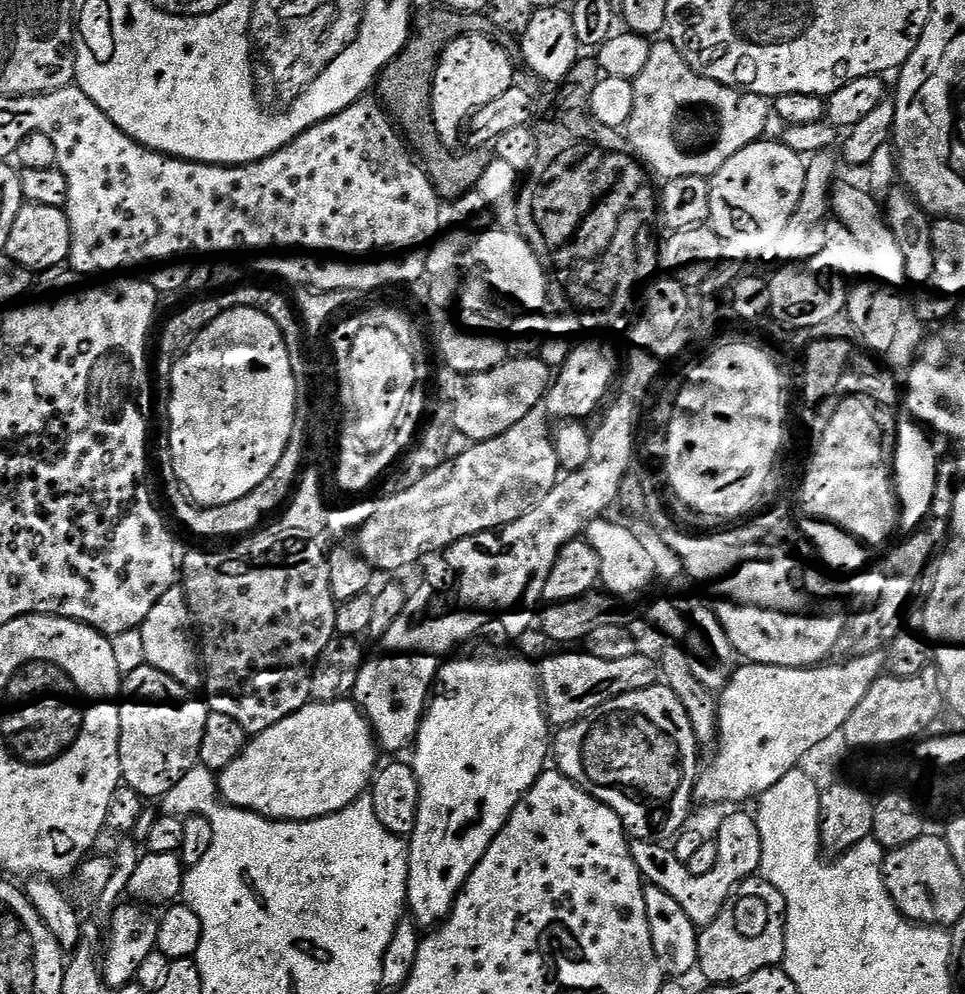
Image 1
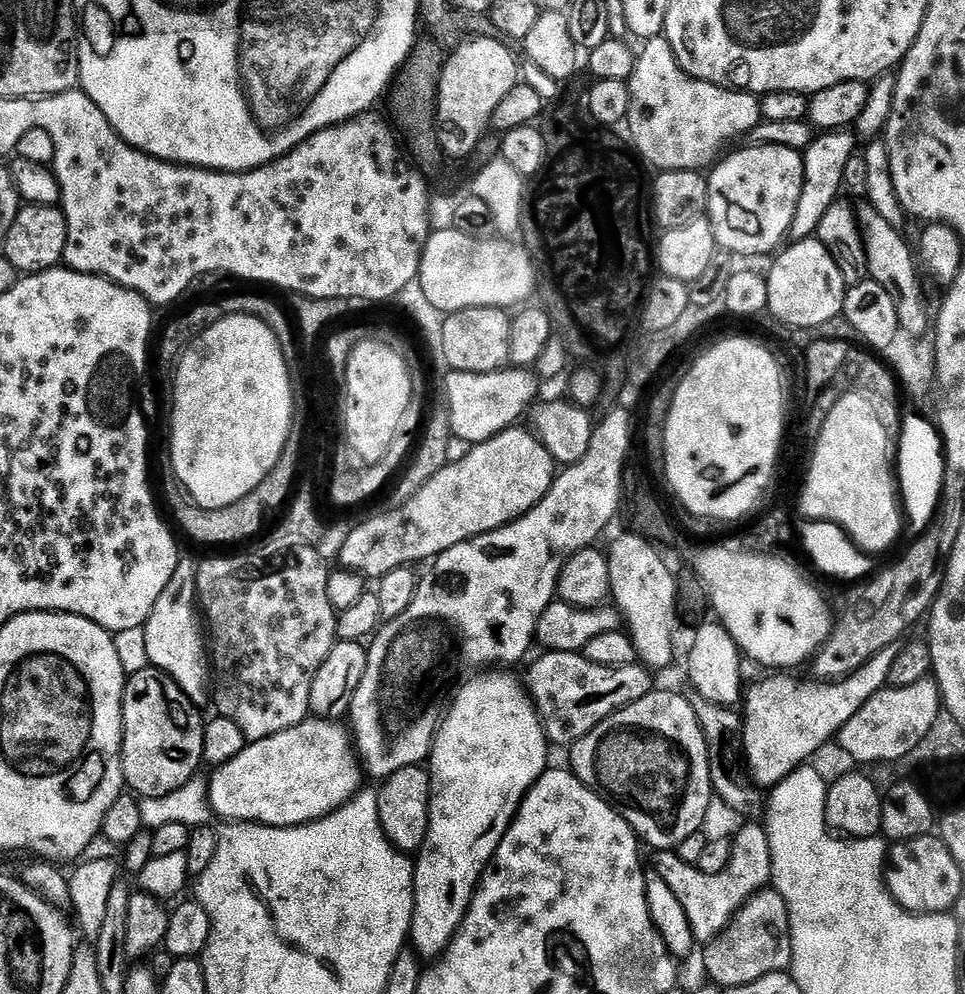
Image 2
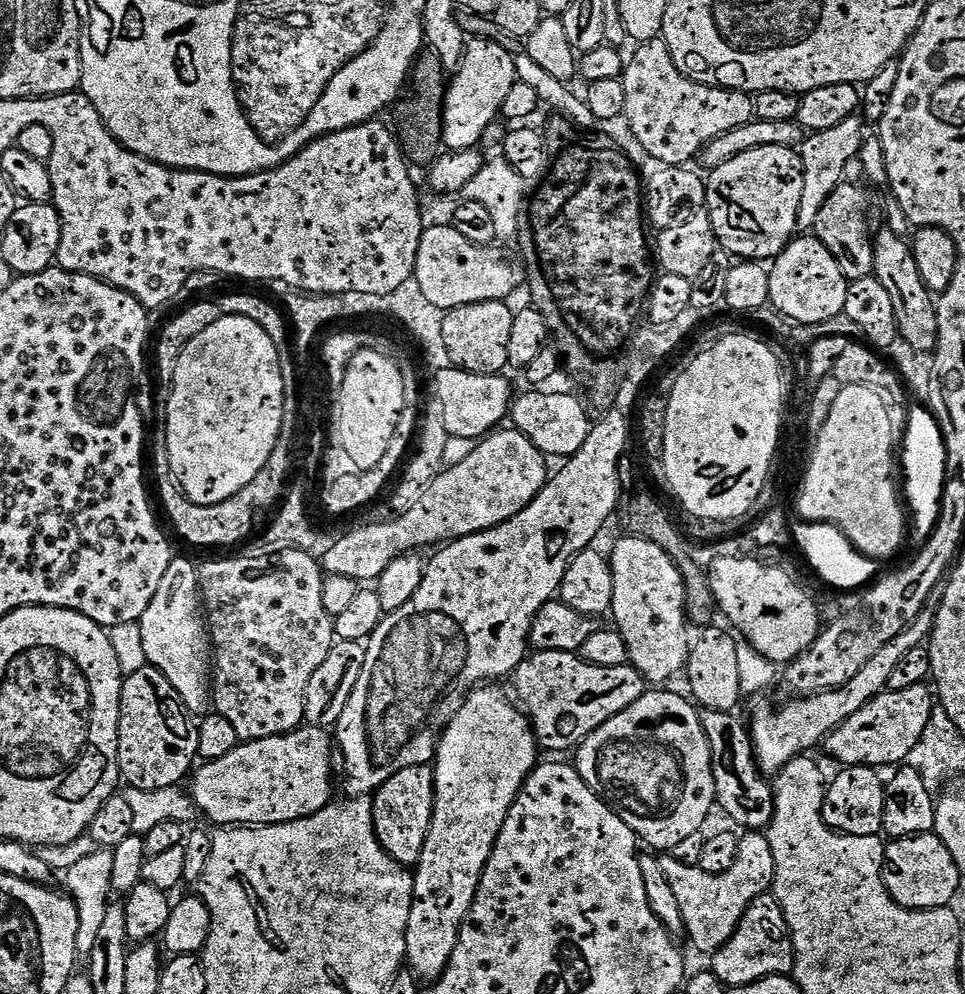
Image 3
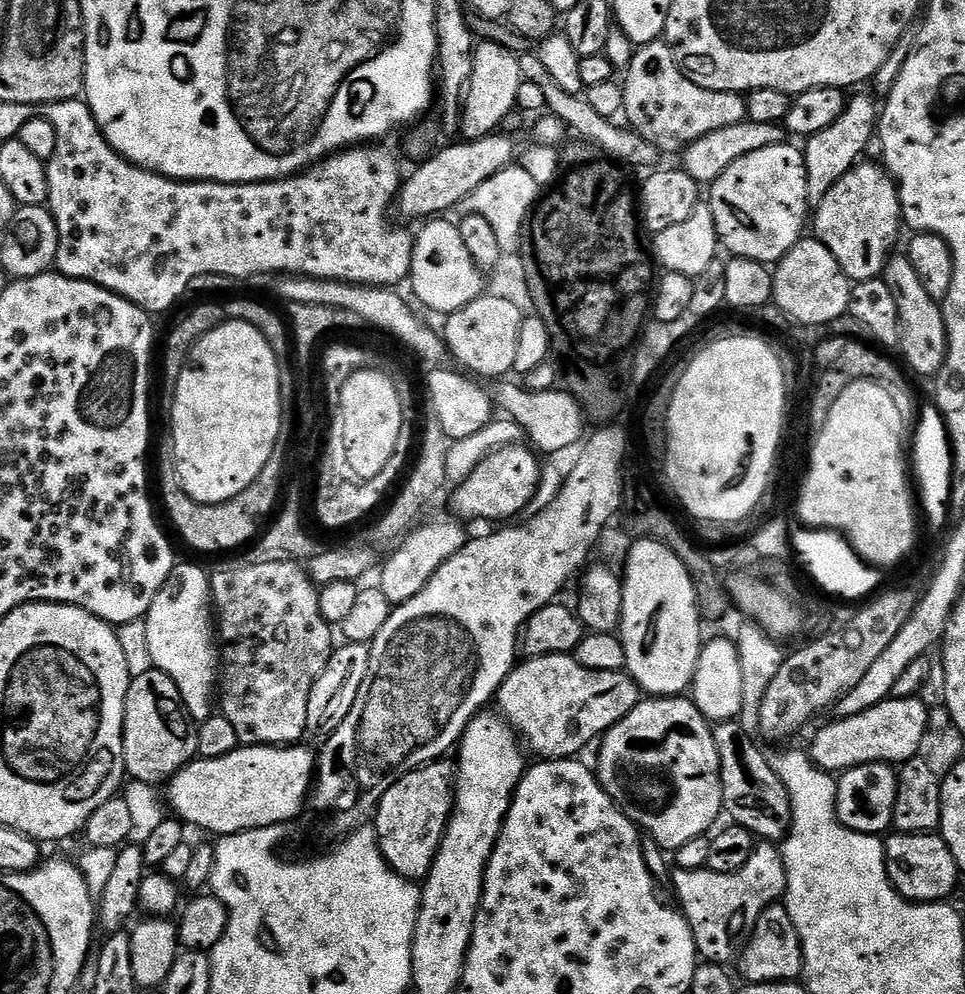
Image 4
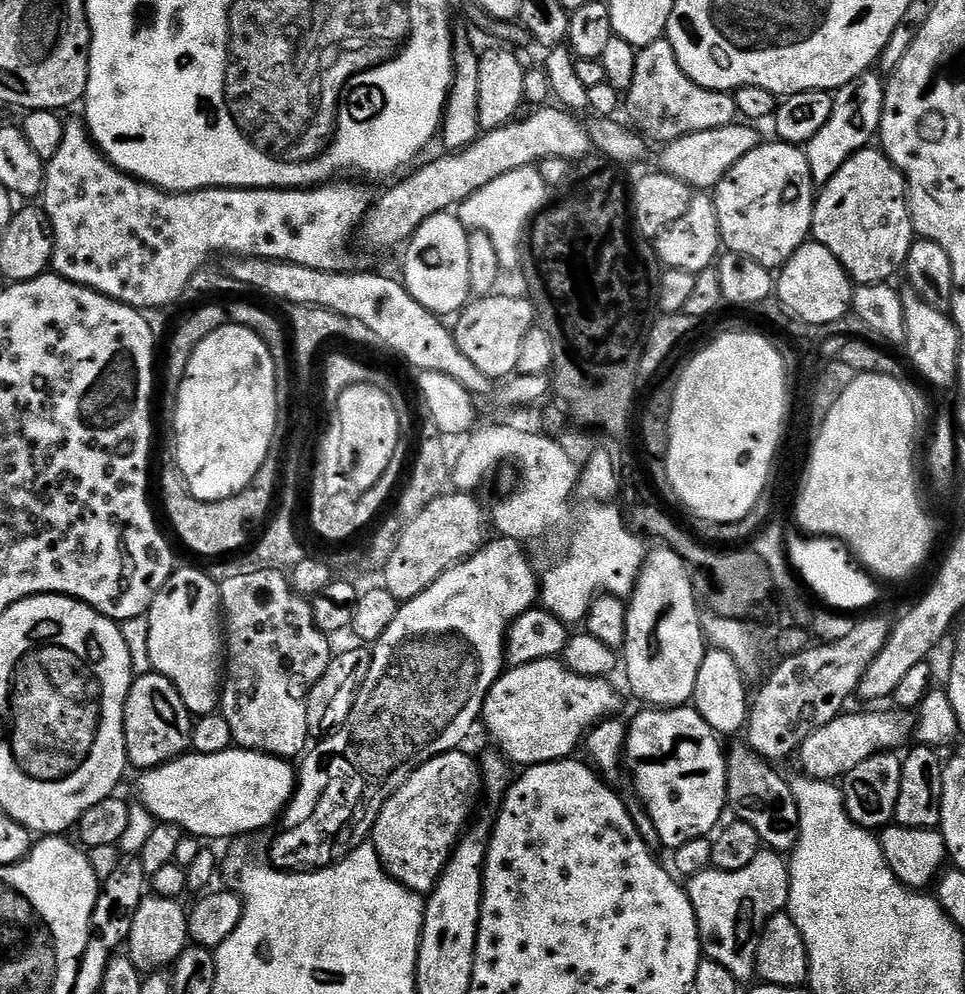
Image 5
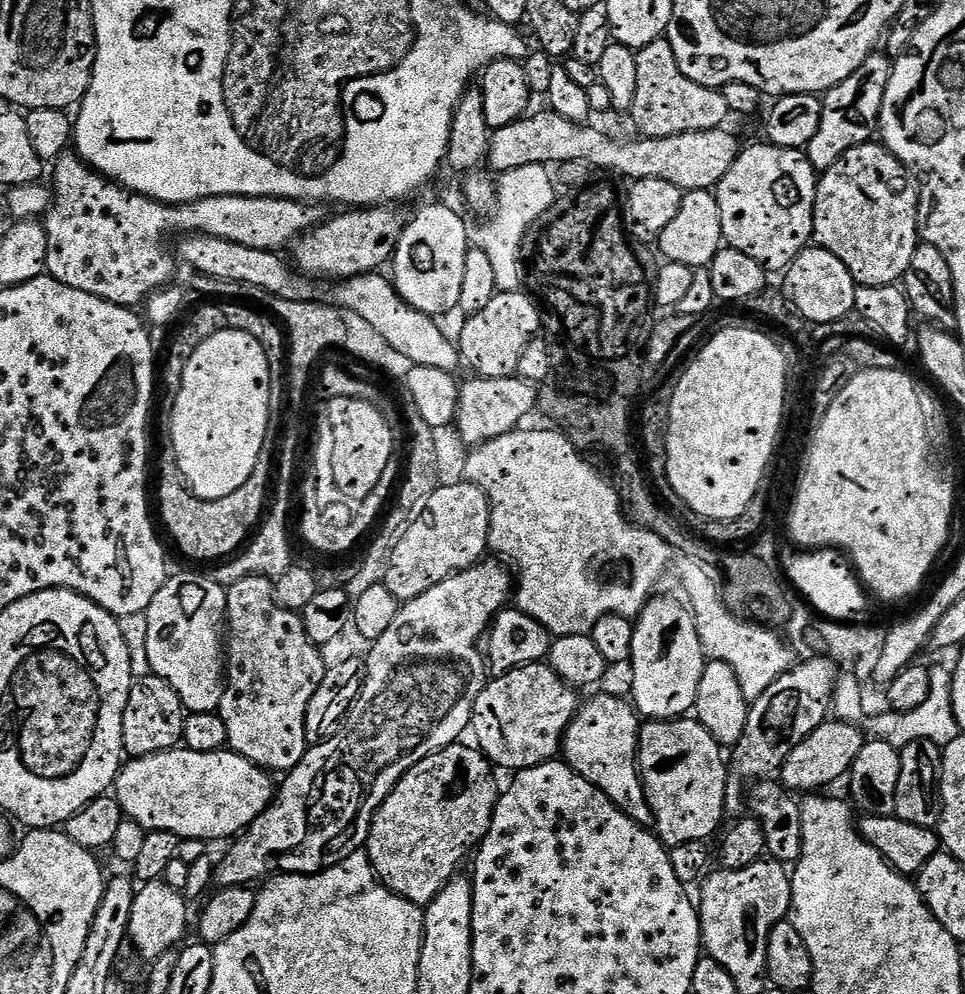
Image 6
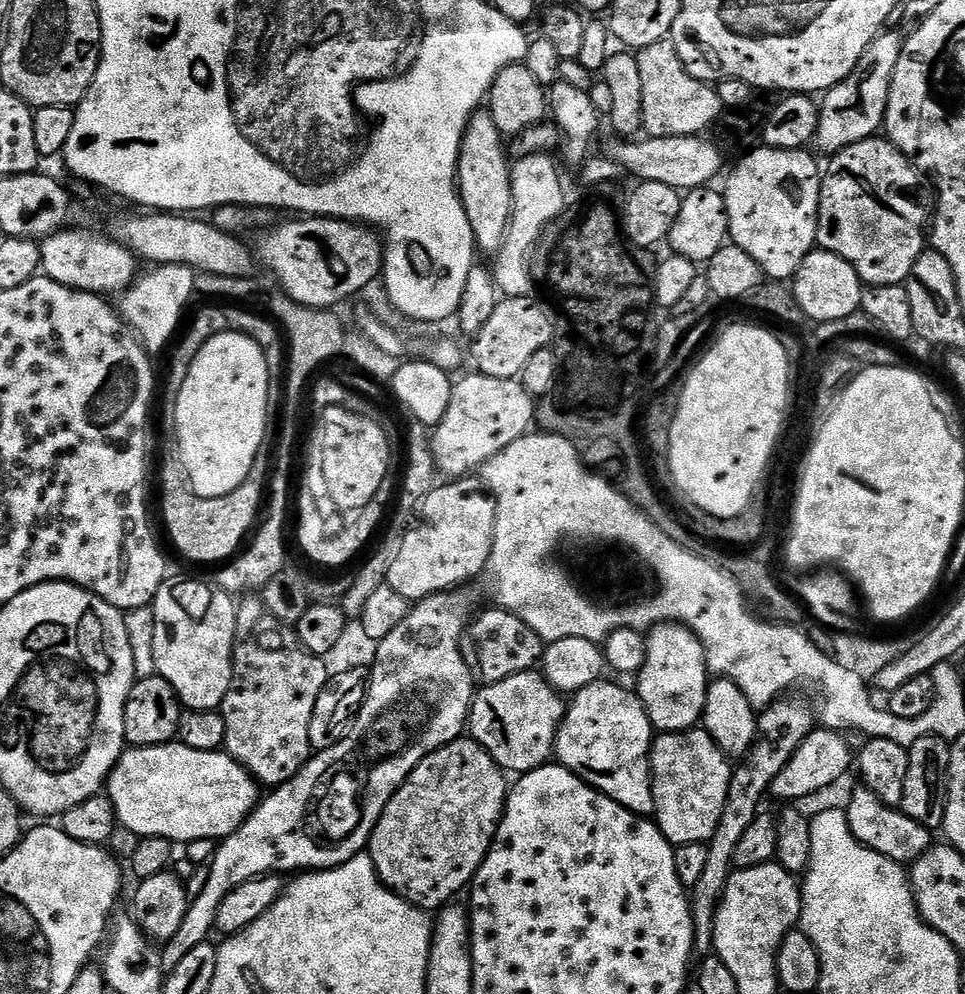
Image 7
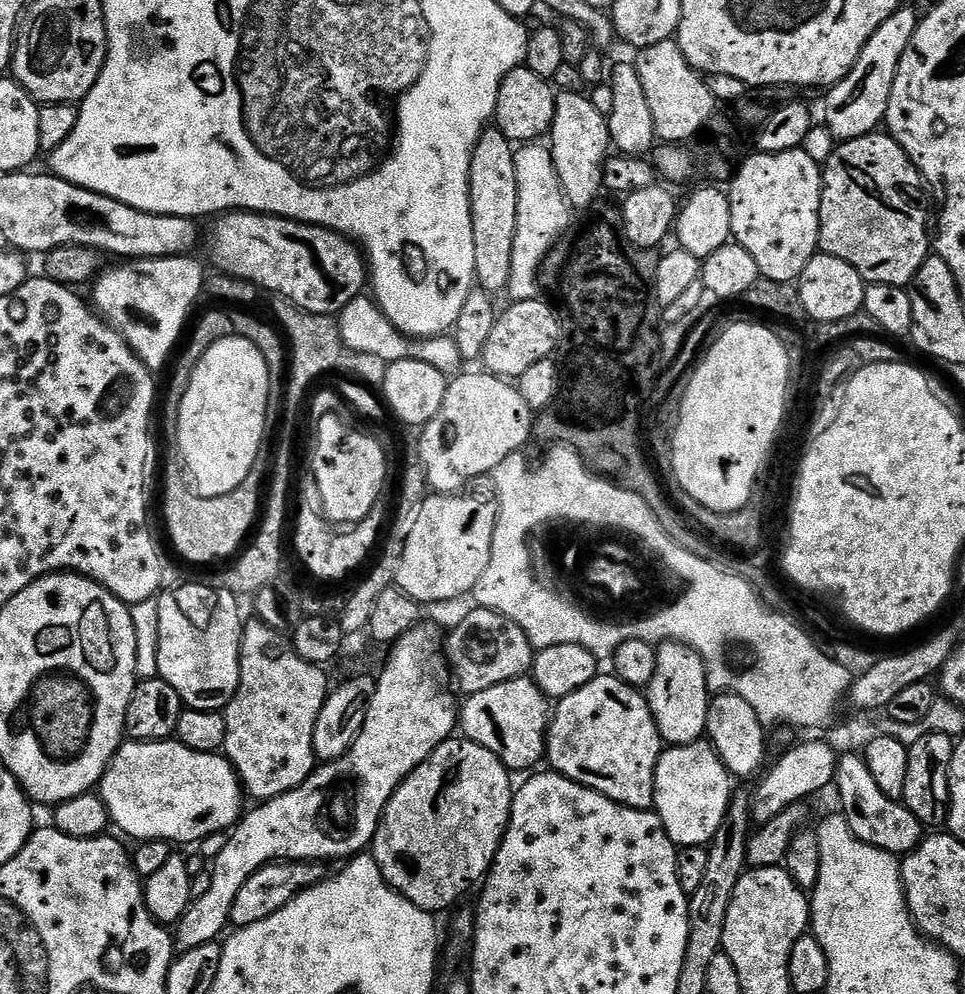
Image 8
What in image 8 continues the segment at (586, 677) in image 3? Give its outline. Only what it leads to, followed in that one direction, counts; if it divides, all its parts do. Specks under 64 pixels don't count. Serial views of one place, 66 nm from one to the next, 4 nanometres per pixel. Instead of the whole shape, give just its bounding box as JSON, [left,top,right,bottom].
[458,676,550,770]

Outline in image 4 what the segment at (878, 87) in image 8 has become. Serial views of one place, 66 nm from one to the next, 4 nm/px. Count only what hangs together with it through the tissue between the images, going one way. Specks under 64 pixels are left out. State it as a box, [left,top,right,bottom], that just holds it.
[802,94,878,205]

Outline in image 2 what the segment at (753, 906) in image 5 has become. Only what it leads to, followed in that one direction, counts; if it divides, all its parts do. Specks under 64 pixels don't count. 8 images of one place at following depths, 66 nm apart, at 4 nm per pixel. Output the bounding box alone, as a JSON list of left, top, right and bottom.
[682,822,772,942]

